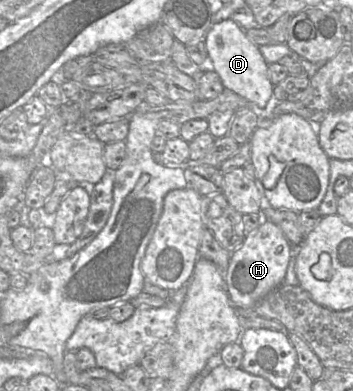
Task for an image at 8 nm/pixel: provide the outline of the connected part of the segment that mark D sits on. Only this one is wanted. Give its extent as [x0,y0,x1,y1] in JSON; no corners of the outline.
[206,19,274,113]

